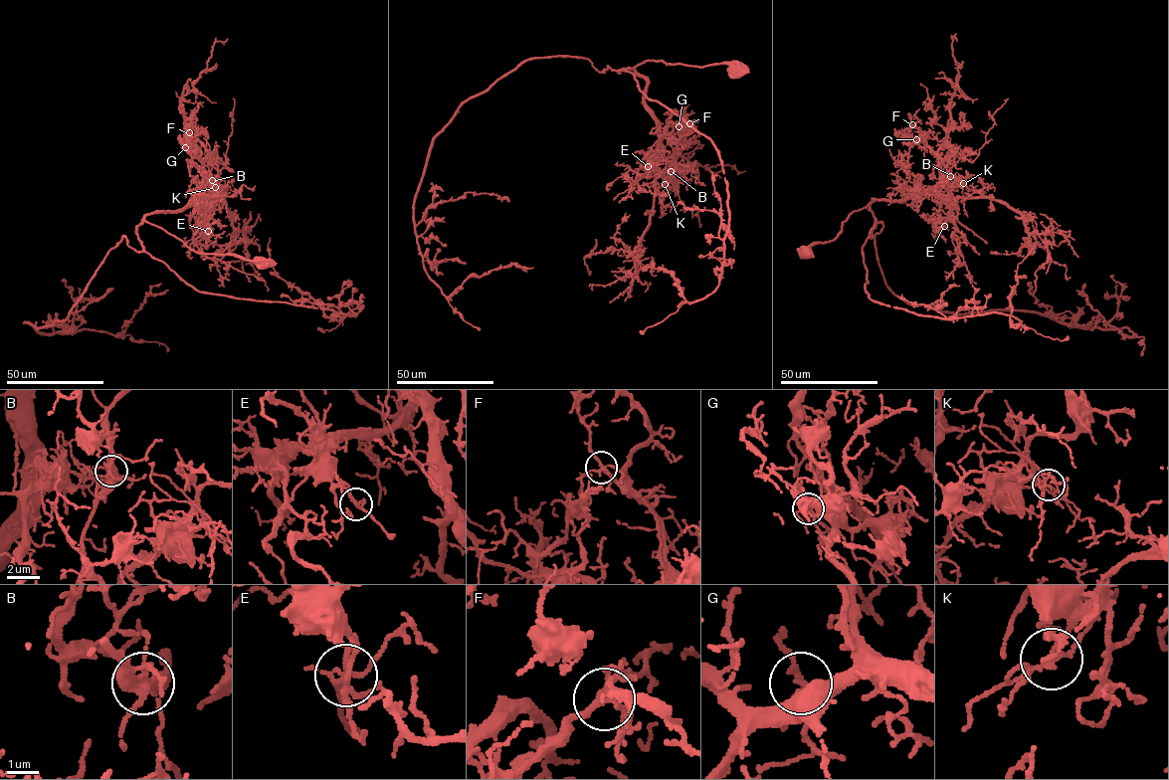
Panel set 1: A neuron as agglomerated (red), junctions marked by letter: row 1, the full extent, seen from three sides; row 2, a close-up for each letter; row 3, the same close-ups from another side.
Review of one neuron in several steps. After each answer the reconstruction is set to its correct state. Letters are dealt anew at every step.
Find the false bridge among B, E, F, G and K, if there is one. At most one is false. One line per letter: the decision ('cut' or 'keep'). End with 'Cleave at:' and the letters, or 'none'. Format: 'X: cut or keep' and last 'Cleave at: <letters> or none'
B: keep
E: keep
F: keep
G: keep
K: cut
Cleave at: K

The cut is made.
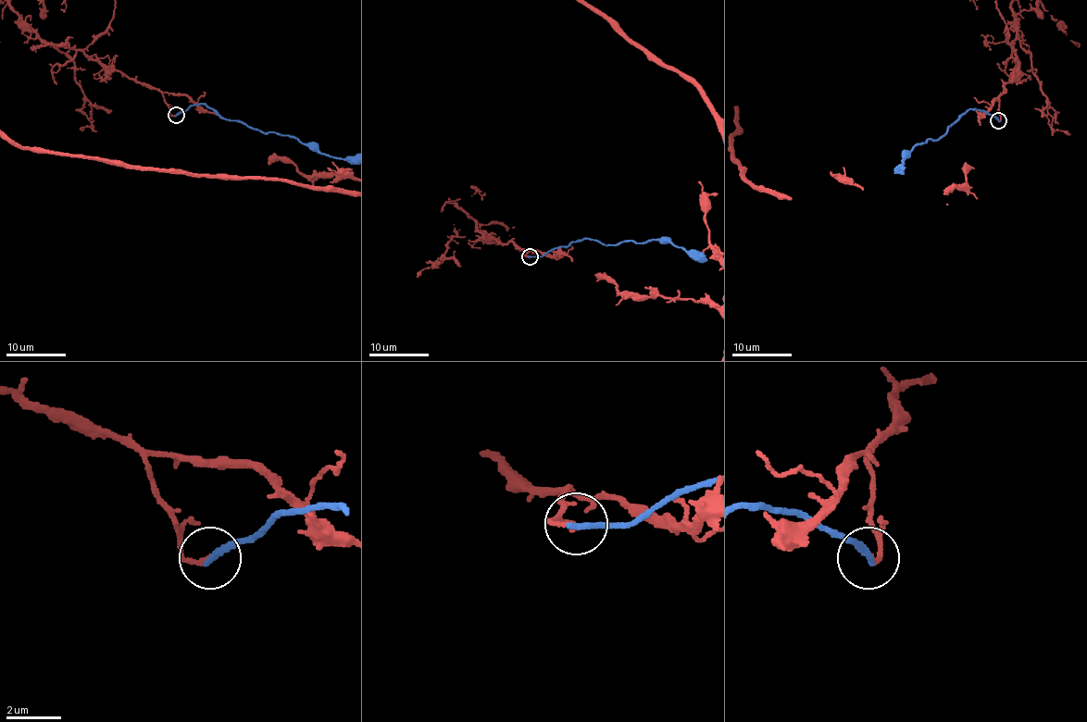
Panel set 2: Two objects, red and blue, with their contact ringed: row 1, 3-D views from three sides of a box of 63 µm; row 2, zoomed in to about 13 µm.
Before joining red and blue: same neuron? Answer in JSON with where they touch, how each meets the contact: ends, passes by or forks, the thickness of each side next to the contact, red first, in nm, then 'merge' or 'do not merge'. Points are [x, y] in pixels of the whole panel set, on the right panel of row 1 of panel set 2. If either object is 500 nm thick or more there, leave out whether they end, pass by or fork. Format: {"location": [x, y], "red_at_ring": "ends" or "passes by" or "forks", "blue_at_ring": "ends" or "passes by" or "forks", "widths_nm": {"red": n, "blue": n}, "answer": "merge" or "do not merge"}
{"location": [998, 120], "red_at_ring": "ends", "blue_at_ring": "ends", "widths_nm": {"red": 130, "blue": 240}, "answer": "do not merge"}

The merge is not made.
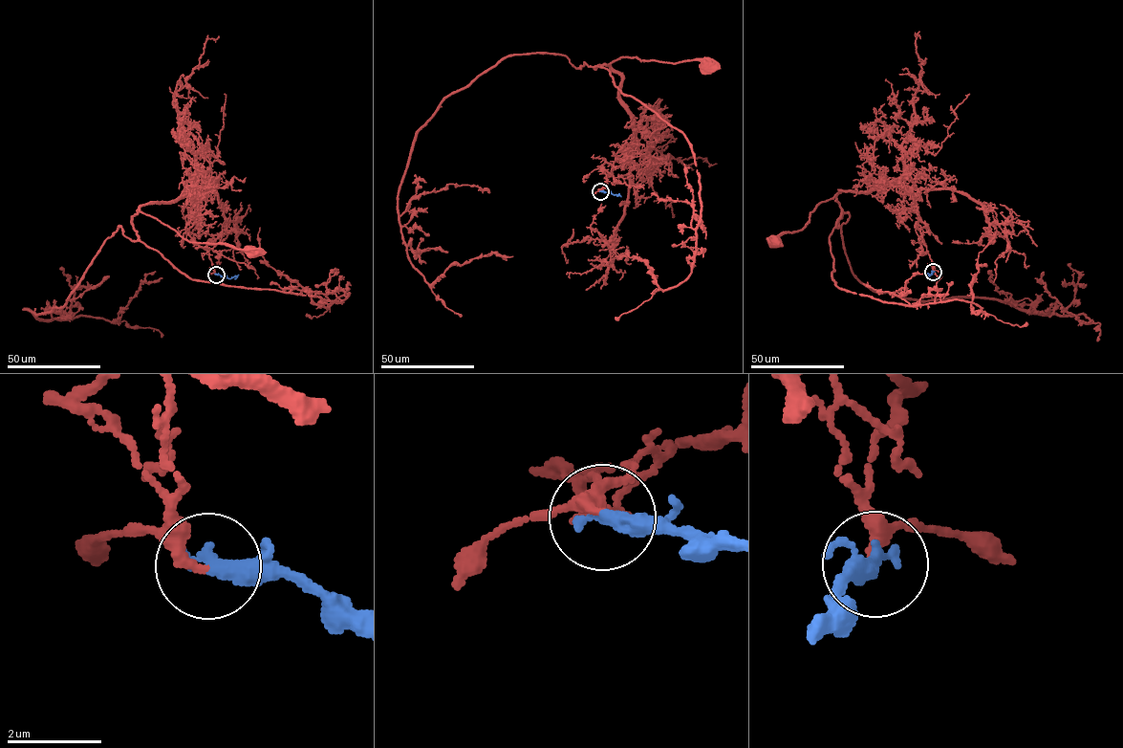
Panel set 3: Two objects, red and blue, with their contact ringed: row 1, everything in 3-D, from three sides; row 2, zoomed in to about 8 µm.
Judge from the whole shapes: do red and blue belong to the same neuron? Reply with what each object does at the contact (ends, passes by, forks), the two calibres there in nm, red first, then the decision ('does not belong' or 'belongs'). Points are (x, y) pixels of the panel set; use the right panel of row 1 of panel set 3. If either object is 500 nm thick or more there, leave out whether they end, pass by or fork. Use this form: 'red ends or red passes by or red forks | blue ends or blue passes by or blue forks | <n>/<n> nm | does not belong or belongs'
red ends | blue ends | 260/400 nm | belongs

